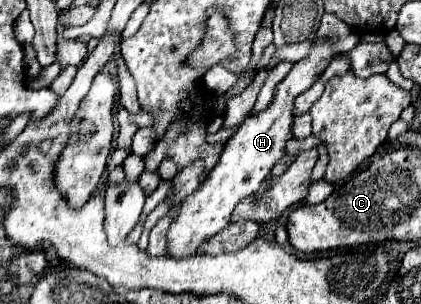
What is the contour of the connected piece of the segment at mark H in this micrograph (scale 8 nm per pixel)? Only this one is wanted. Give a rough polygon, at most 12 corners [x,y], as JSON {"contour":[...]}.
{"contour":[[313,44],[249,116],[169,228],[191,256],[257,192],[293,138],[295,98],[333,58]]}

